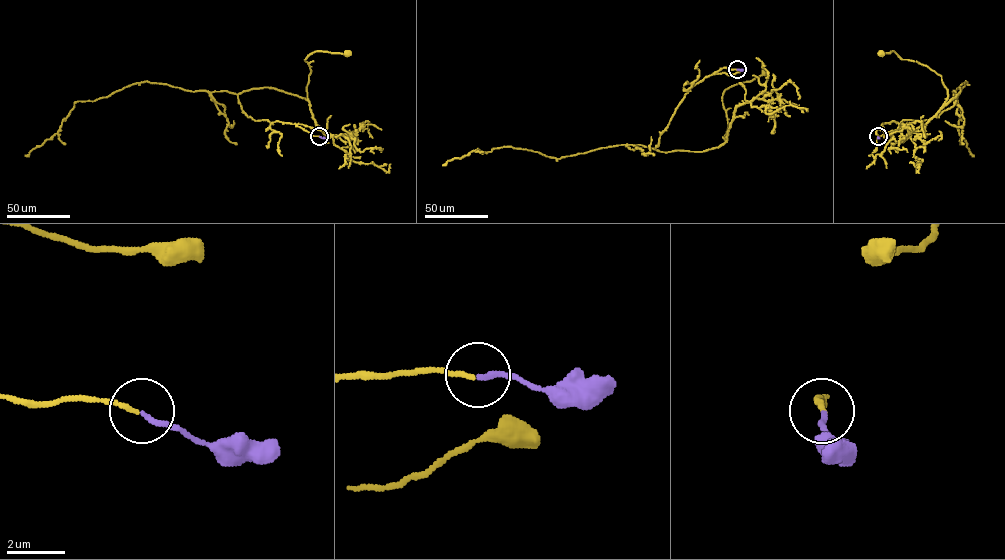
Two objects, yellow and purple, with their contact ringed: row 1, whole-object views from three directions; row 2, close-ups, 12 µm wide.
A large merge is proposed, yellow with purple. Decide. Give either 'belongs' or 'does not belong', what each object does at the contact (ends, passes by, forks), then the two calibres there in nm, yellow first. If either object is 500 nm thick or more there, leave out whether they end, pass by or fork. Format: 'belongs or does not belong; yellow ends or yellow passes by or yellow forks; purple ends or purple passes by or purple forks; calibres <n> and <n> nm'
belongs; yellow ends; purple ends; calibres 150 and 170 nm

